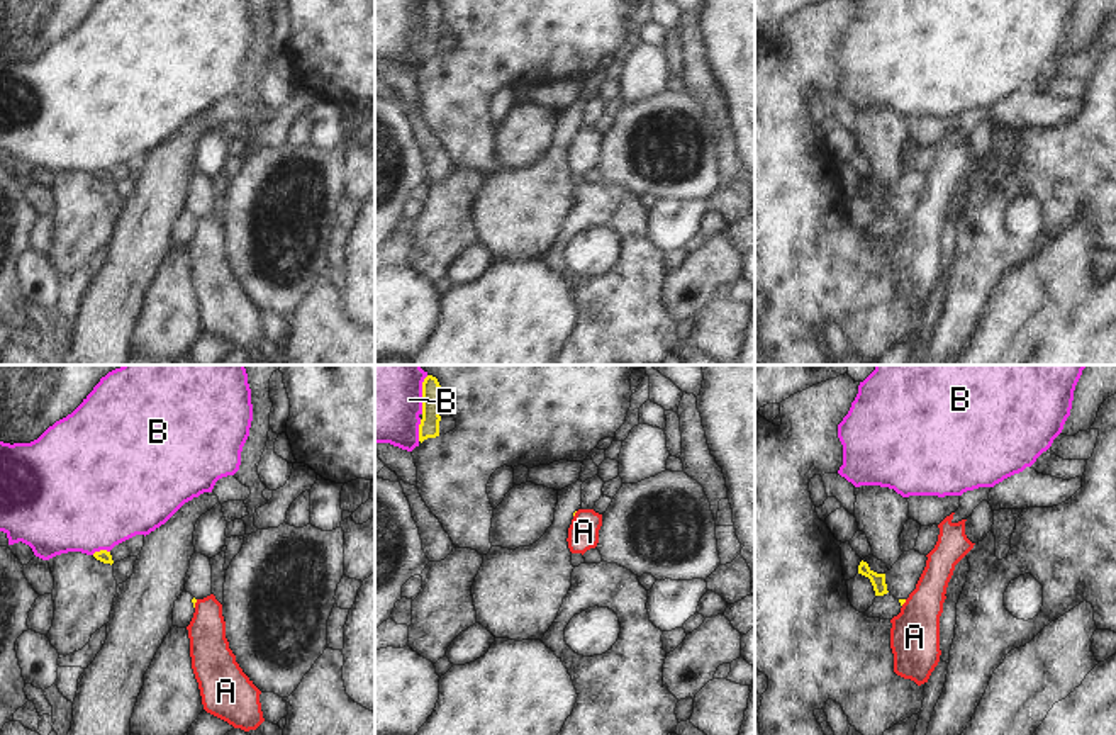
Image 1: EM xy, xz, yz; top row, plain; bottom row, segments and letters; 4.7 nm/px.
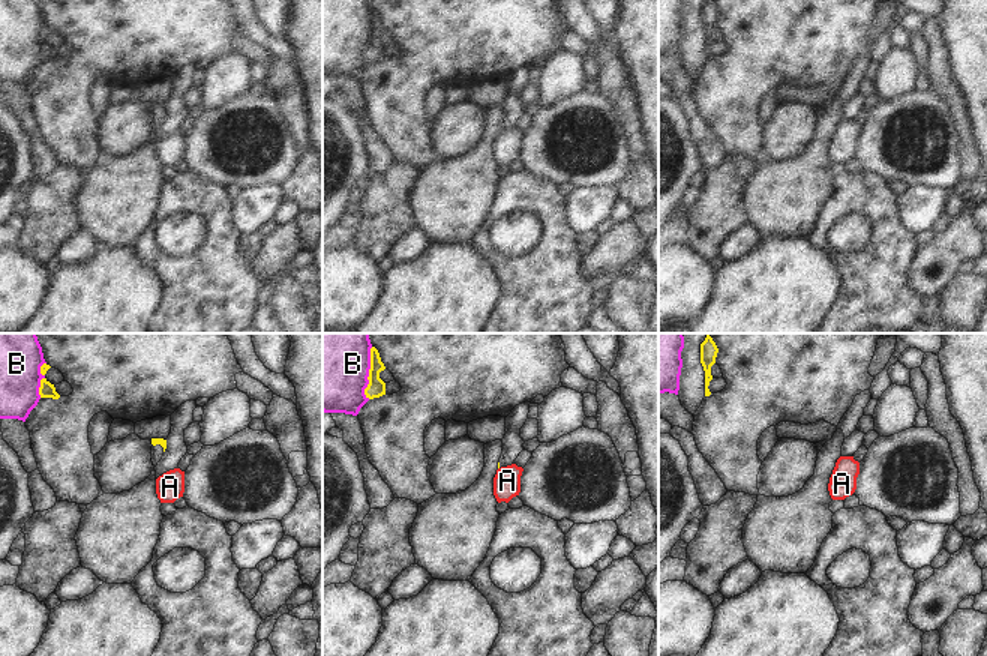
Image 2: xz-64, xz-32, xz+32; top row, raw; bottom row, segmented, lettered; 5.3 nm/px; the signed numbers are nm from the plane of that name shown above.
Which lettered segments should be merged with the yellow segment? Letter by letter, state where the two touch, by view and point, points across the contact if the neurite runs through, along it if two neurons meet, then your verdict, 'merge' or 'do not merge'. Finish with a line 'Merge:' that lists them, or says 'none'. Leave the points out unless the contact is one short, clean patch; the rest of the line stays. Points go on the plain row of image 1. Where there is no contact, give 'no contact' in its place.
A: contact xy (195, 221); border xy (197, 219), (194, 226); do not merge
B: contact xz (423, 17); do not merge
Merge: none

